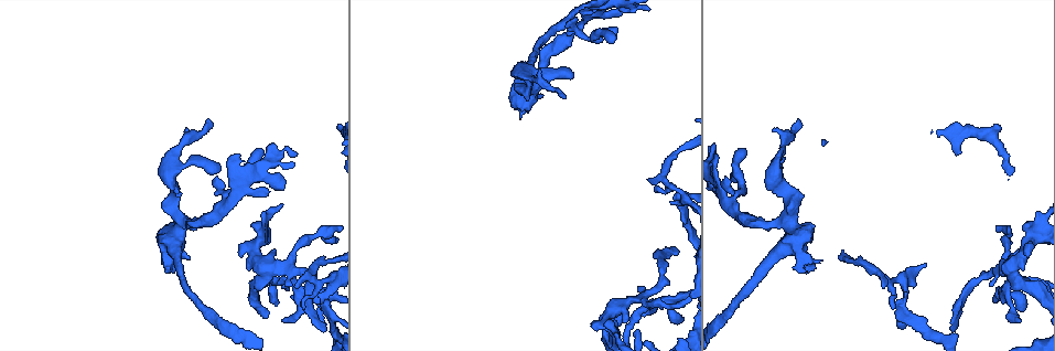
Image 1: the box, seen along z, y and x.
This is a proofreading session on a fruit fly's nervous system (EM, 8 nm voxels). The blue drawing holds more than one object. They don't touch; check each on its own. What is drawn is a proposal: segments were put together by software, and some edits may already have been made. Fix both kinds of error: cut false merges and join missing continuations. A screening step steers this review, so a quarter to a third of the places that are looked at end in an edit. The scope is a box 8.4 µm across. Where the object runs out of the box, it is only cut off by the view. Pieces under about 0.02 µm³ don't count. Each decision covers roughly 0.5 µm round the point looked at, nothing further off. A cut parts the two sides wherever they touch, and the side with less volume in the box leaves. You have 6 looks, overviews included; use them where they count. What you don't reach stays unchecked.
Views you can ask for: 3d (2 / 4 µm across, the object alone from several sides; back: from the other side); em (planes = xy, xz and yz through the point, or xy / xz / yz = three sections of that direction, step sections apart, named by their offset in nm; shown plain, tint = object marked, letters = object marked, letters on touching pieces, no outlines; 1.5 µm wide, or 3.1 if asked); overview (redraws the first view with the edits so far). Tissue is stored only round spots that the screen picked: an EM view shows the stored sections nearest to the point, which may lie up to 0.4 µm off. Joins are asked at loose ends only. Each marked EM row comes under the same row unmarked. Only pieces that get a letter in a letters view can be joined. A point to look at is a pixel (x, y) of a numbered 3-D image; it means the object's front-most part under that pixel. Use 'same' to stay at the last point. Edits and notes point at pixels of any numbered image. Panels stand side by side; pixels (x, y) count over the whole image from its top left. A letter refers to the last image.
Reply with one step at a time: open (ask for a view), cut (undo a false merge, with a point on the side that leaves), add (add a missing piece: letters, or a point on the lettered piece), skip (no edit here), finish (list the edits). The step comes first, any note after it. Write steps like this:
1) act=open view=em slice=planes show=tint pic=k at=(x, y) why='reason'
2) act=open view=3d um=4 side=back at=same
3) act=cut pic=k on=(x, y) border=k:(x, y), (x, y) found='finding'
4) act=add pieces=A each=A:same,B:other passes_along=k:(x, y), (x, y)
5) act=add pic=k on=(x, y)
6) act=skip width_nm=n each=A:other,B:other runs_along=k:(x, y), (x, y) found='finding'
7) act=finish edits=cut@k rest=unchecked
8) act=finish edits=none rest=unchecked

act=open view=em slice=xy step=4 show=tint pic=1 at=(661, 177) why='abrupt turn'

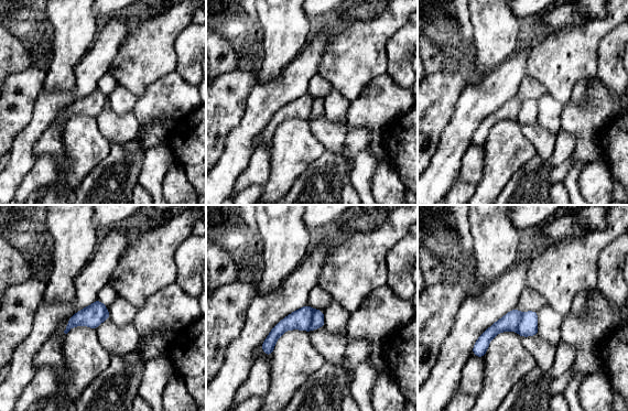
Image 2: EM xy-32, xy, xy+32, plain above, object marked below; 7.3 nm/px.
act=open view=em slice=planes show=letters at=same

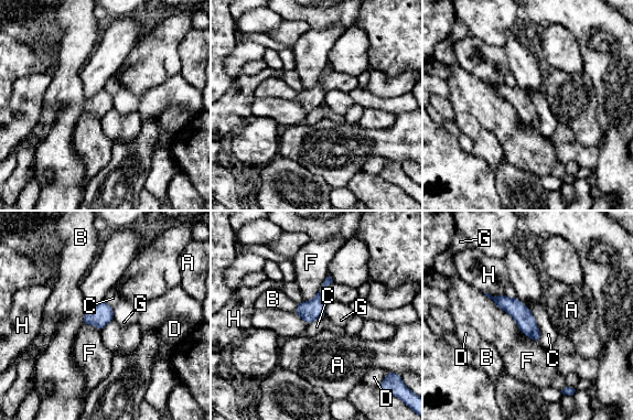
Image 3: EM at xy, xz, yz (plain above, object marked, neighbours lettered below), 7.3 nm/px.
act=cut pic=3 on=(525, 320) width_nm=140 each=A:other,B:other,C:other,D:other,F:other,G:other,H:other border=3:(537, 326), (528, 336) found='a second neuron is stuck on'

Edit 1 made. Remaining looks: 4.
act=open view=overview why='see it whole again'

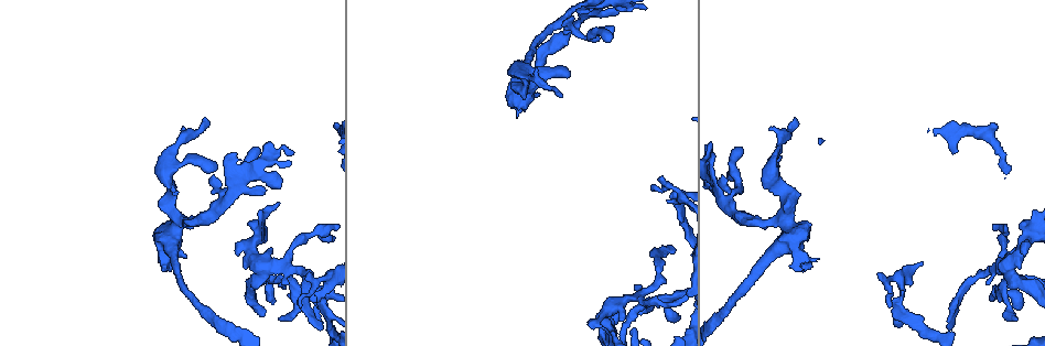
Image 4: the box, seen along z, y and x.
act=open view=em slice=planes show=letters pic=4 at=(767, 259)

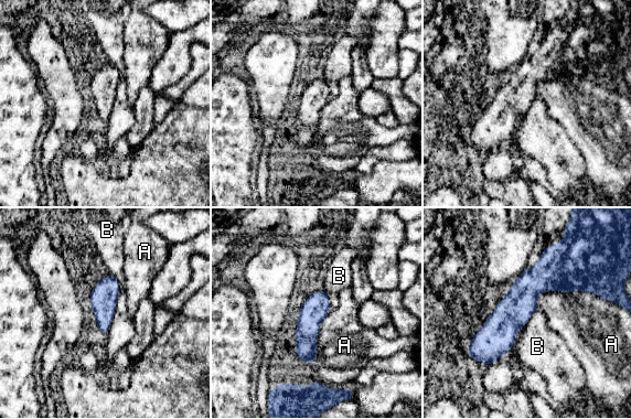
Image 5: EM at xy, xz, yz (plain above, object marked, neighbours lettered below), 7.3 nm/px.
act=skip each=A:other,B:other runs_along=5:(562, 264), (520, 303), (474, 356) found='one neuron here'

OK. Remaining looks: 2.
act=finish edits=cut@3 rest=unchecked

